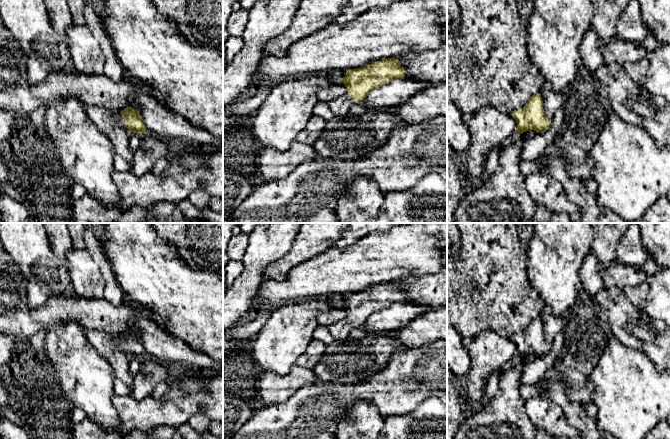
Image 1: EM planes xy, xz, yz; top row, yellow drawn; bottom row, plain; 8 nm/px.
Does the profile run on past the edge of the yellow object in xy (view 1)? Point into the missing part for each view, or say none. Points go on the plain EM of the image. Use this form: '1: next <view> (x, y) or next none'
1: next xy (121, 345)

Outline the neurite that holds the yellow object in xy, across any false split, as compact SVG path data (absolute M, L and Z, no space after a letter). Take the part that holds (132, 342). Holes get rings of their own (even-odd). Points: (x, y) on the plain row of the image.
M127 331L120 336L119 347L129 357L134 356L140 359L146 357L146 350L140 336L132 331Z

